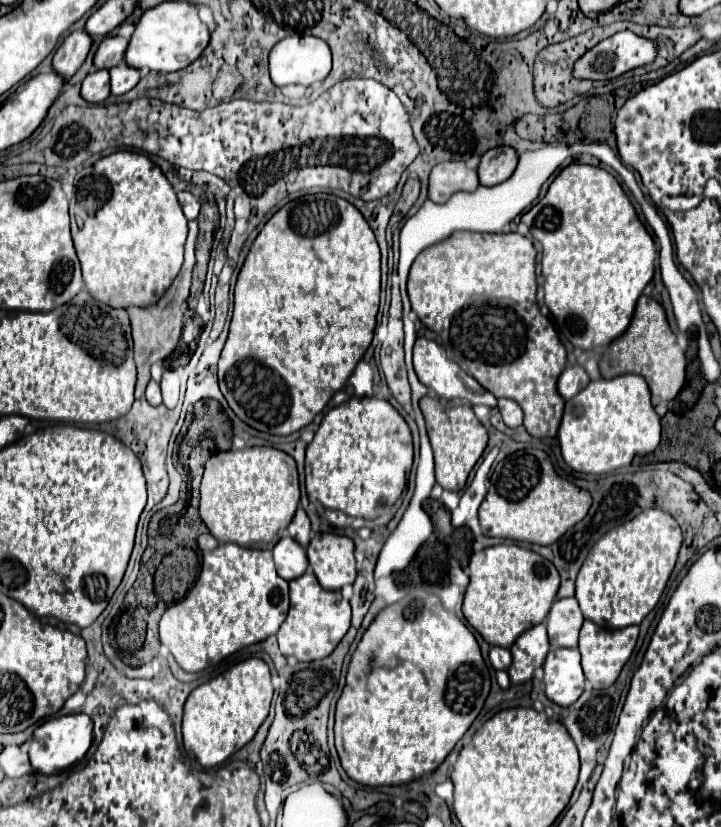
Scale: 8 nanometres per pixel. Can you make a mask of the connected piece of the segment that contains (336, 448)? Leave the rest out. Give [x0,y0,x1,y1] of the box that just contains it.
[305,398,413,528]

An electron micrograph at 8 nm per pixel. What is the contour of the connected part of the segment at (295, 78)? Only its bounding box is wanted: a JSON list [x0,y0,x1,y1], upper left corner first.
[269,36,331,86]

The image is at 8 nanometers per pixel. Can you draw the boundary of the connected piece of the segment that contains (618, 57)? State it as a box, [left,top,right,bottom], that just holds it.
[573,30,655,80]

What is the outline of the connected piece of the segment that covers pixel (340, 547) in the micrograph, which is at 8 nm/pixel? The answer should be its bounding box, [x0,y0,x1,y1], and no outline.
[307,532,355,590]

